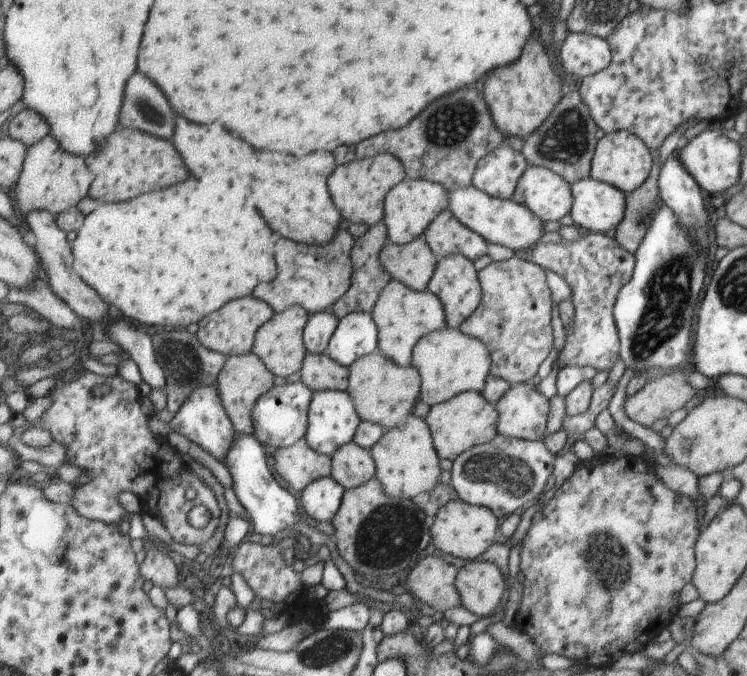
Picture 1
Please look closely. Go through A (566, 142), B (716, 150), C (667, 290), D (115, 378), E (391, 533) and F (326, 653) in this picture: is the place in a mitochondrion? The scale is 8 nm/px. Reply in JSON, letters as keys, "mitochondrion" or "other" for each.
{"A":"mitochondrion","B":"other","C":"mitochondrion","D":"other","E":"mitochondrion","F":"mitochondrion"}

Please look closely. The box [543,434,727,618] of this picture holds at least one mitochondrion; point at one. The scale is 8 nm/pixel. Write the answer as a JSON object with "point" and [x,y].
{"point":[605,559]}

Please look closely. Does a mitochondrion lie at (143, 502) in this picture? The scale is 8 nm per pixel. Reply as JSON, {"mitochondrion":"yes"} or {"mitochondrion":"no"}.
{"mitochondrion":"no"}

